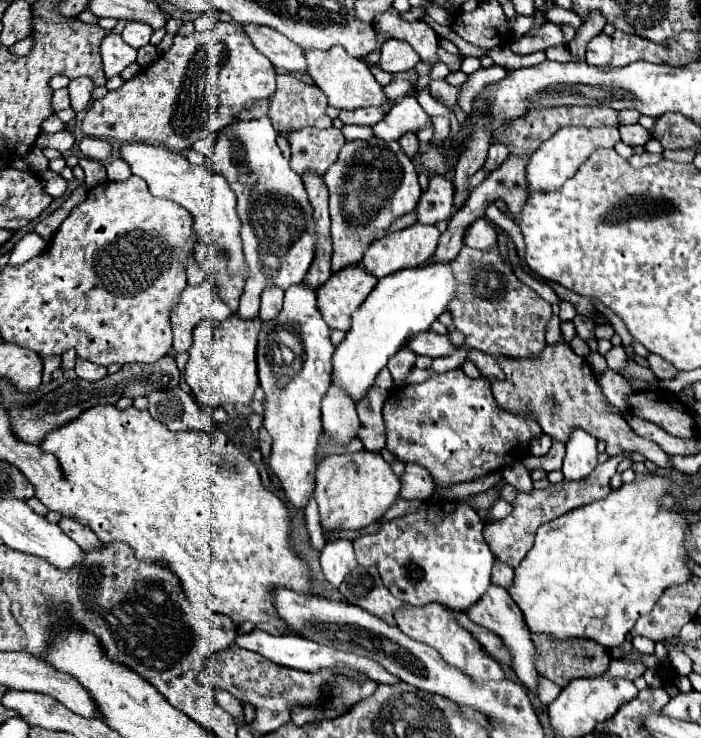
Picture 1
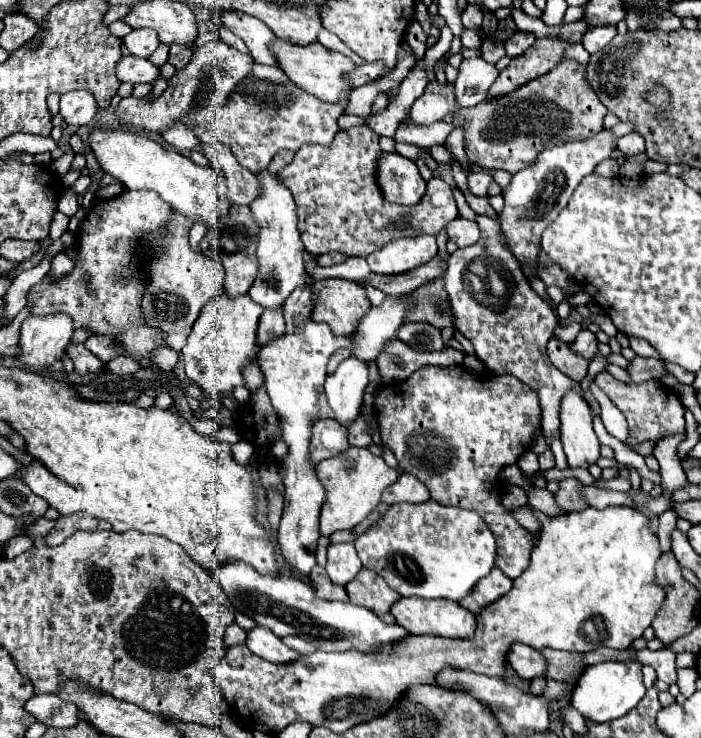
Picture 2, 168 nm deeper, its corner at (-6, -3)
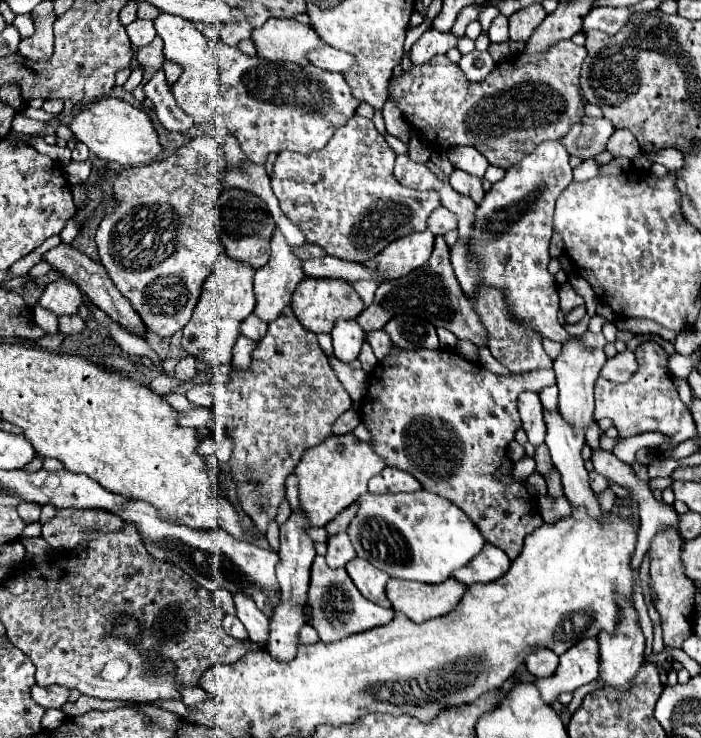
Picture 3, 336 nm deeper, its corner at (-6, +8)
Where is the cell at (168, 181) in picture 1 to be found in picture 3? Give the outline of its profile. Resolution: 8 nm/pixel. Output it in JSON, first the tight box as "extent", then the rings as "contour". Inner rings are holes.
{"extent":[70,98,162,168],"contour":[[[102,98],[88,104],[72,122],[70,130],[76,140],[82,140],[98,158],[106,162],[116,162],[122,168],[148,166],[162,154],[162,144],[146,112],[134,108],[132,104],[118,98]]]}

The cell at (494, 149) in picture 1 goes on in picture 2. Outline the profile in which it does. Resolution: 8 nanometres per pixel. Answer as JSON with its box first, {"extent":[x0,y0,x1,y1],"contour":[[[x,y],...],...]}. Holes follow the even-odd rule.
{"extent":[468,173,494,197],"contour":[[[470,173],[468,175],[468,189],[472,195],[476,197],[486,197],[486,191],[488,191],[488,185],[492,183],[494,179],[486,173]]]}

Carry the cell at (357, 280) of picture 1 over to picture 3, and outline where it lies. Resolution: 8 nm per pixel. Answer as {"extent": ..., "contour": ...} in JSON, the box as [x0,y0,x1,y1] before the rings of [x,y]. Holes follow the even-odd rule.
{"extent":[292,278,366,332],"contour":[[[306,278],[292,296],[292,308],[298,320],[302,320],[304,328],[310,328],[312,332],[330,332],[334,328],[334,322],[338,318],[354,320],[366,306],[362,298],[356,294],[350,282],[346,280],[332,280],[332,278]]]}

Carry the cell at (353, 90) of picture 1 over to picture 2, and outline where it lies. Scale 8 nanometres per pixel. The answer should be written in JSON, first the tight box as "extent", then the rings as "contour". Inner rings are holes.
{"extent":[270,39,354,103],"contour":[[[274,39],[274,43],[270,45],[270,51],[274,51],[274,59],[278,59],[278,67],[288,75],[288,79],[292,83],[296,83],[304,91],[316,95],[322,101],[336,103],[338,95],[342,91],[346,91],[346,93],[352,91],[352,87],[342,79],[342,73],[348,73],[348,71],[354,69],[352,59],[338,53],[338,51],[326,49],[318,41],[308,43],[306,47],[300,47],[300,45],[294,45],[294,43],[286,43],[282,39]]]}

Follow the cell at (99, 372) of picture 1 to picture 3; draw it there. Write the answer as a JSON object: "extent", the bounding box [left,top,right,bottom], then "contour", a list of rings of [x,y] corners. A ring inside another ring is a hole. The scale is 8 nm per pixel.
{"extent":[58,316,86,336],"contour":[[[60,316],[58,322],[60,322],[60,332],[64,336],[80,336],[82,330],[86,328],[86,324],[80,316]]]}

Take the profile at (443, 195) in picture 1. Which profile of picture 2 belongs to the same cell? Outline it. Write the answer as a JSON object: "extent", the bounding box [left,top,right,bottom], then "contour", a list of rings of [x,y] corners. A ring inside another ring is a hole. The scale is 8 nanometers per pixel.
{"extent":[278,127,458,257],"contour":[[[350,127],[346,131],[340,131],[332,145],[302,145],[292,163],[286,165],[278,179],[282,185],[286,185],[294,197],[296,211],[298,211],[298,231],[300,239],[312,255],[322,253],[342,253],[346,257],[368,257],[374,251],[382,249],[390,241],[396,241],[400,237],[414,237],[414,235],[438,235],[454,217],[458,217],[458,209],[452,197],[452,189],[448,183],[444,183],[440,177],[432,177],[428,181],[426,195],[420,199],[420,203],[412,207],[386,203],[382,199],[382,189],[378,187],[378,181],[374,175],[378,173],[378,159],[382,155],[382,149],[378,145],[378,135],[370,131],[370,127]]]}

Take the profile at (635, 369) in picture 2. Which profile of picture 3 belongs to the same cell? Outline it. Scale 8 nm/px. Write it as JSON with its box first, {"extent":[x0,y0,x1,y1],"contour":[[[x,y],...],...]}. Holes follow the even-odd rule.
{"extent":[600,350,636,382],"contour":[[[624,350],[624,352],[616,354],[614,358],[610,358],[604,364],[600,374],[614,382],[626,382],[634,372],[636,372],[636,356],[632,350]]]}

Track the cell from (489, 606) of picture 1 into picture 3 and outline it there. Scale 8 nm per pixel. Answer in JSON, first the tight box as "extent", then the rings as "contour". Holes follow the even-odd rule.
{"extent":[454,544,510,586],"contour":[[[486,544],[486,548],[470,562],[466,568],[454,572],[454,578],[466,586],[472,584],[488,584],[502,578],[510,568],[510,558],[500,548]]]}

